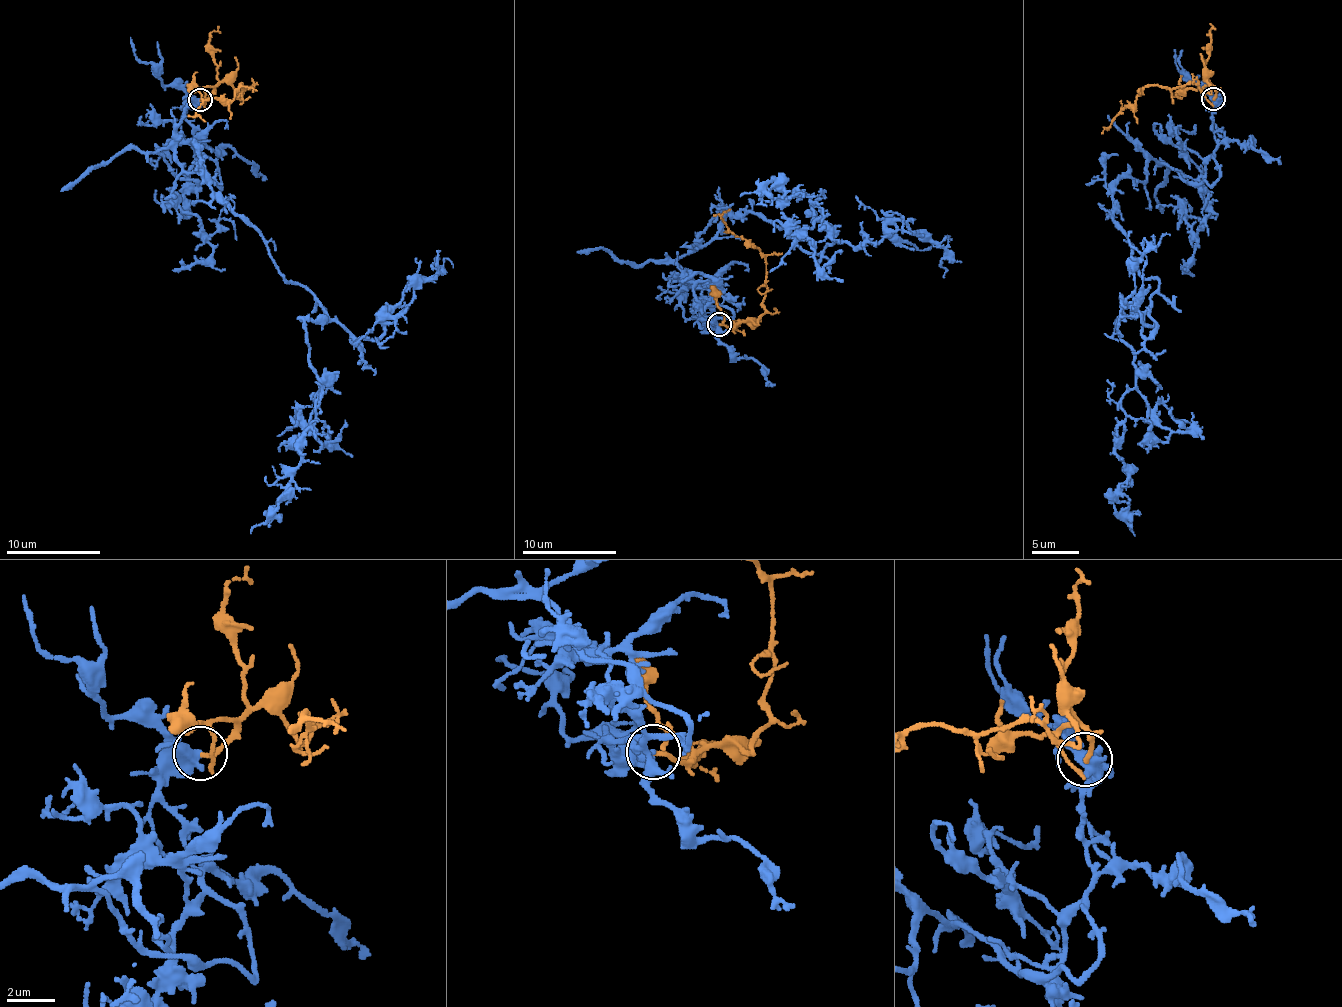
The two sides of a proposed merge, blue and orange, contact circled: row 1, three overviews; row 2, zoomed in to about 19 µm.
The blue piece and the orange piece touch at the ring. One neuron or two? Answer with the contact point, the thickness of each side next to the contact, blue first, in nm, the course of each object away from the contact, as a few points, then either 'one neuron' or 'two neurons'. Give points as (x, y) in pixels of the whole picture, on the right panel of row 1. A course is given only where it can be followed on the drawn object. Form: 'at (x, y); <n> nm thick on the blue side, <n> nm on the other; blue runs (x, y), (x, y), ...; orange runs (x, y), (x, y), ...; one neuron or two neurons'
at (1213, 99); 600 nm thick on the blue side, 180 nm on the other; blue runs (1214, 99), (1203, 176), (1150, 159), (1114, 193), (1158, 282), (1118, 322), (1135, 386), (1115, 506), (1134, 535); orange runs (1214, 99), (1215, 88), (1205, 80), (1211, 86), (1208, 92), (1191, 82), (1149, 85), (1102, 134); two neurons

